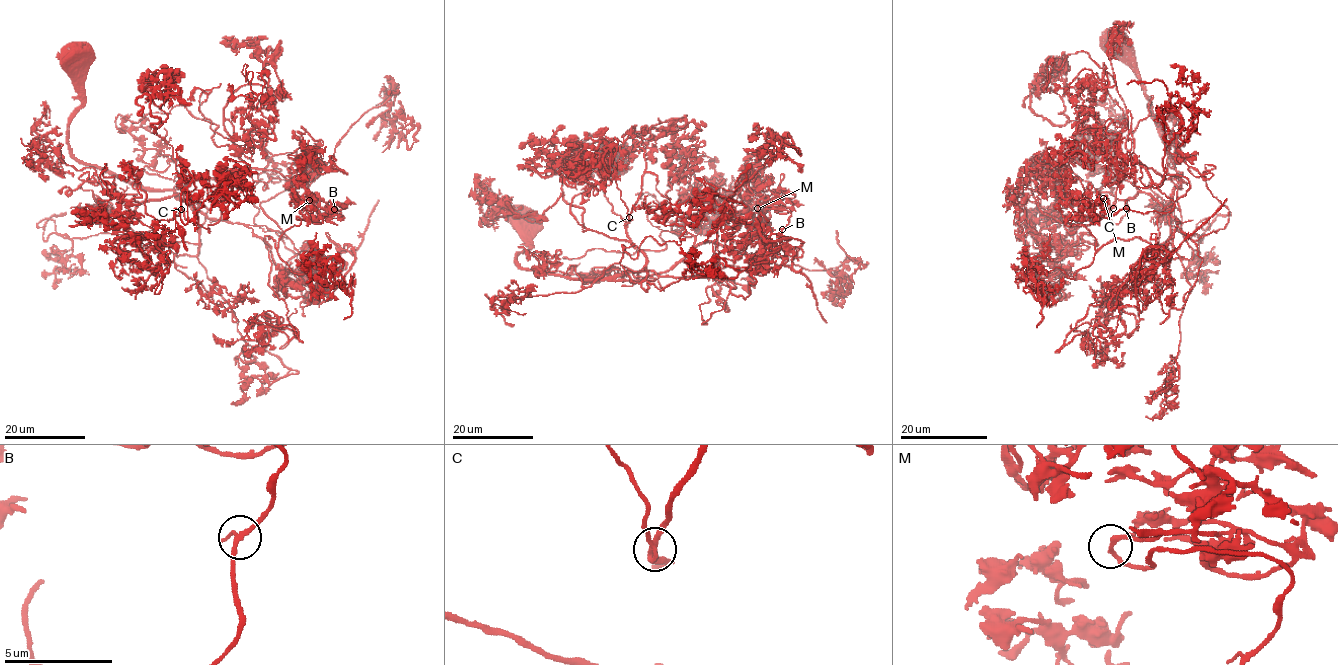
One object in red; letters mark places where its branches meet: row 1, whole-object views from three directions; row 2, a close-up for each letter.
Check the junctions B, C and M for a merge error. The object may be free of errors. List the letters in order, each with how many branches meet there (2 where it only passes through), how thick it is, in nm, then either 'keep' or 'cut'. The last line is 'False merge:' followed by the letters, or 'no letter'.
B: 3 branches meet; 180 nm thick; keep
C: 3 branches meet; 220 nm thick; keep
M: 3 branches meet; 160 nm thick; keep
False merge: no letter

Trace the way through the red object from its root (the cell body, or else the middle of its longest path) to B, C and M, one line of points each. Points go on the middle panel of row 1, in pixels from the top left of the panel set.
B: (523, 224), (521, 267), (587, 280), (666, 273), (706, 242), (766, 274), (782, 229)
C: (523, 224), (529, 247), (516, 256), (521, 267), (597, 280), (645, 264), (625, 232), (629, 217)
M: (523, 224), (529, 247), (516, 261), (535, 272), (640, 280), (718, 242), (766, 274), (791, 214), (757, 208)

